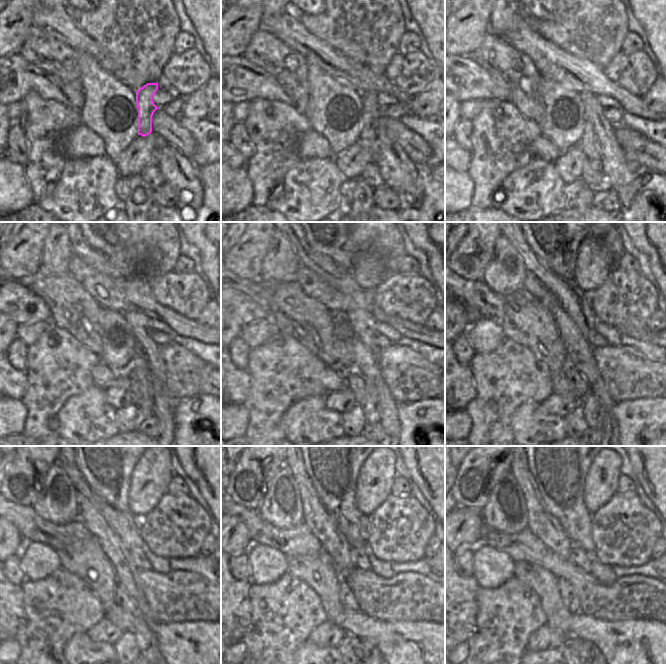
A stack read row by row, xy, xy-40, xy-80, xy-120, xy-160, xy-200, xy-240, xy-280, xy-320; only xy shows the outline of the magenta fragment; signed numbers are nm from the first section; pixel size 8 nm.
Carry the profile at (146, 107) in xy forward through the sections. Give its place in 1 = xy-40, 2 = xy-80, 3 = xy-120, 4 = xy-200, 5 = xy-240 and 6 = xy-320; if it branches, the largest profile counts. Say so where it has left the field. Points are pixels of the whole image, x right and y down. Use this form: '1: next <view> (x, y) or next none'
1: next xy-40 (371, 111)
2: next xy-80 (588, 144)
3: next xy-120 (138, 367)
4: next xy-200 (593, 410)
5: next xy-240 (146, 641)
6: next xy-320 (593, 649)

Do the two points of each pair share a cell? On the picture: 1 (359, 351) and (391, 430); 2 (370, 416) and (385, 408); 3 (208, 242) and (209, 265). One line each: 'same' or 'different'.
1: same
2: different
3: same

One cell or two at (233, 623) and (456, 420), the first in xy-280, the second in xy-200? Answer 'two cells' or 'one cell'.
two cells

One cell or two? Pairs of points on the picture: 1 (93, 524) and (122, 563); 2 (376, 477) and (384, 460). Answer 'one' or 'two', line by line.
1: one
2: one

